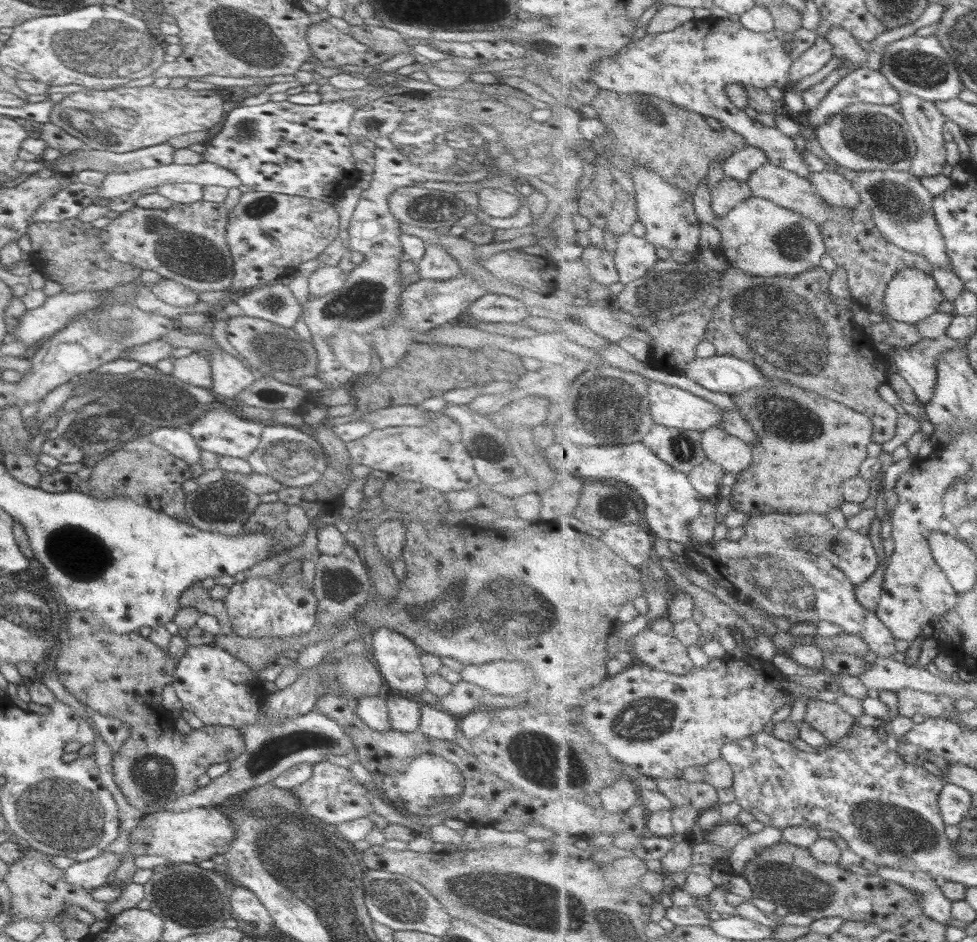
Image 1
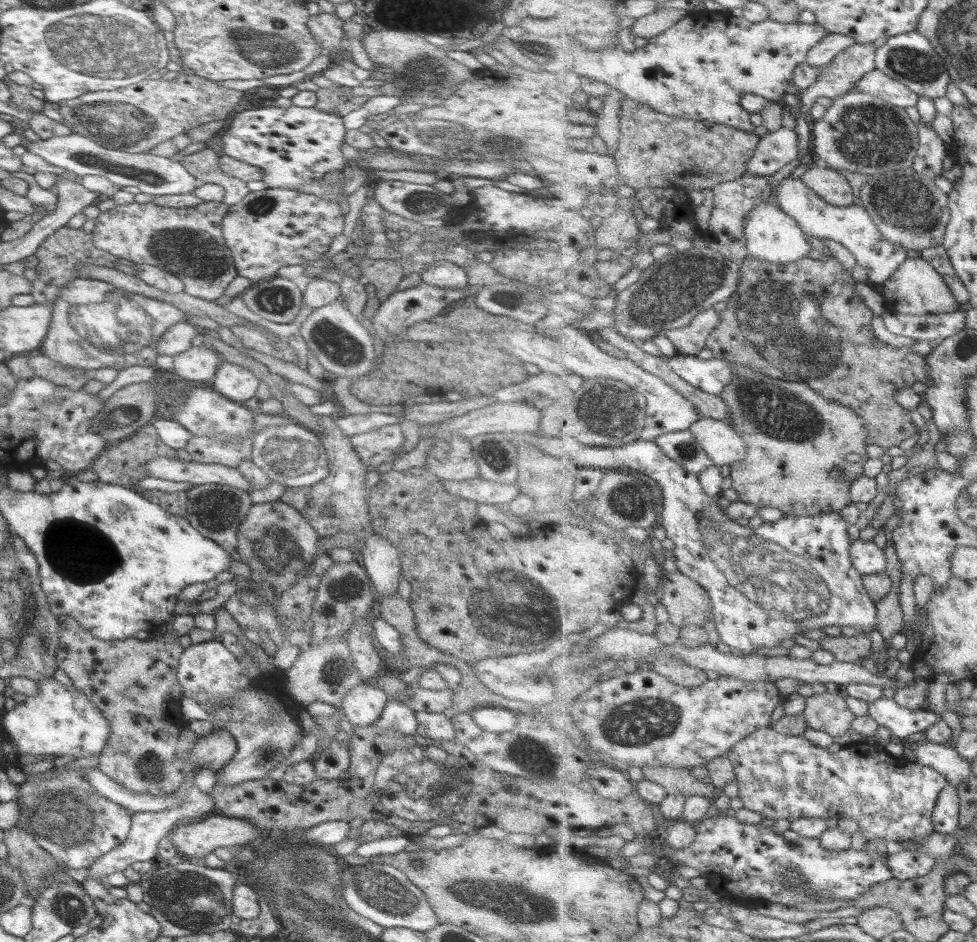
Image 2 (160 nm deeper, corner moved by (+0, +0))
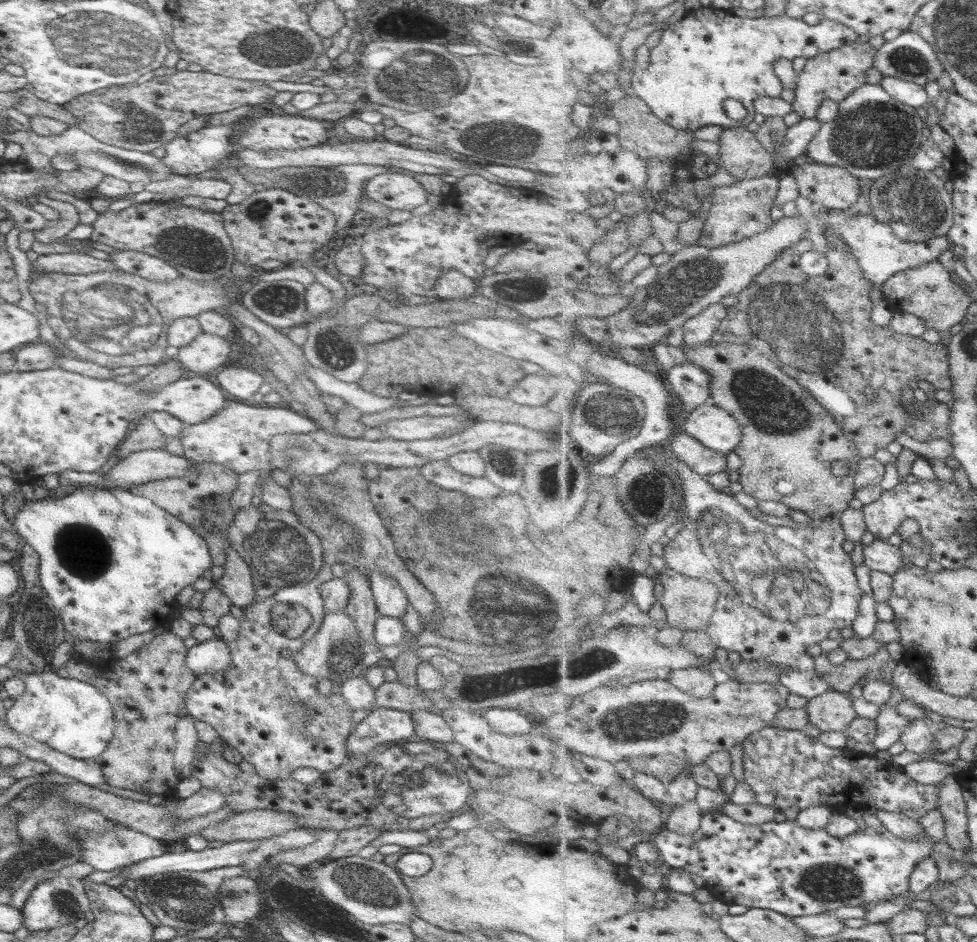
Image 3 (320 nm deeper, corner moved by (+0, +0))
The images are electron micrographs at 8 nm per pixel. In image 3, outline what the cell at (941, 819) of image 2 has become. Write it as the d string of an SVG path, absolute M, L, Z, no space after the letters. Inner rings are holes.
M718 809L704 813L701 826L693 836L661 829L656 841L659 852L668 865L699 875L705 880L710 893L728 905L742 904L747 909L767 908L790 917L804 917L821 914L826 910L837 910L842 906L883 902L885 898L911 890L910 878L917 865L932 855L936 842L946 838L948 820L940 810L932 810L924 817L920 822L927 835L920 839L902 839L887 829L881 833L869 827L839 838L823 828L804 828L797 819L758 825L743 824Z

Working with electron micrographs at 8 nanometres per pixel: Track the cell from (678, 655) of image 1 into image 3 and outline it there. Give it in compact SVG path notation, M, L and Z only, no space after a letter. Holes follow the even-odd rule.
M703 668L671 669L668 680L677 689L697 698L709 698L715 693L715 678Z

